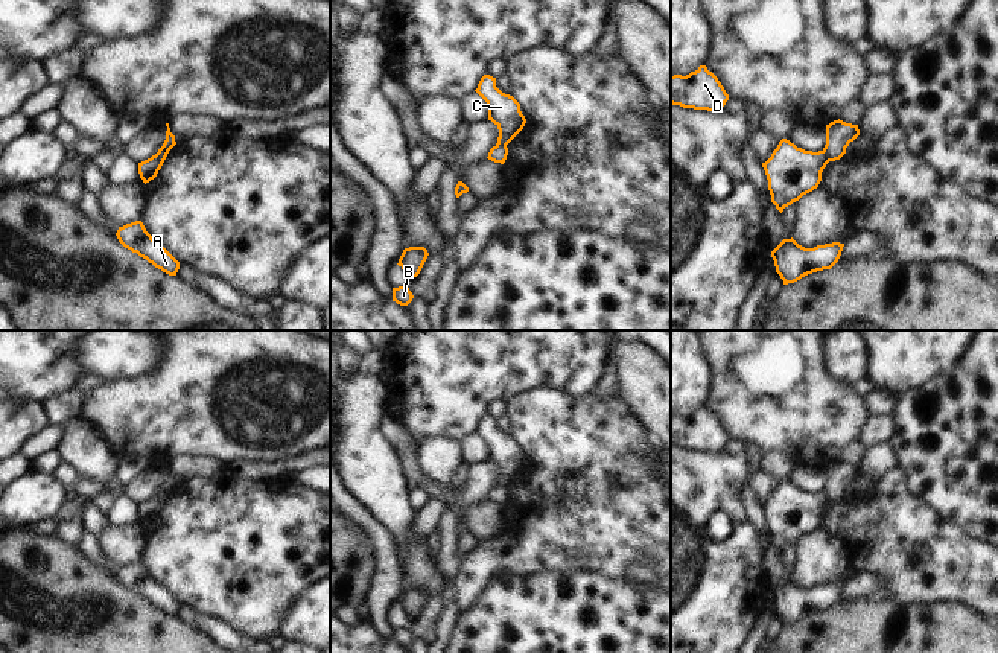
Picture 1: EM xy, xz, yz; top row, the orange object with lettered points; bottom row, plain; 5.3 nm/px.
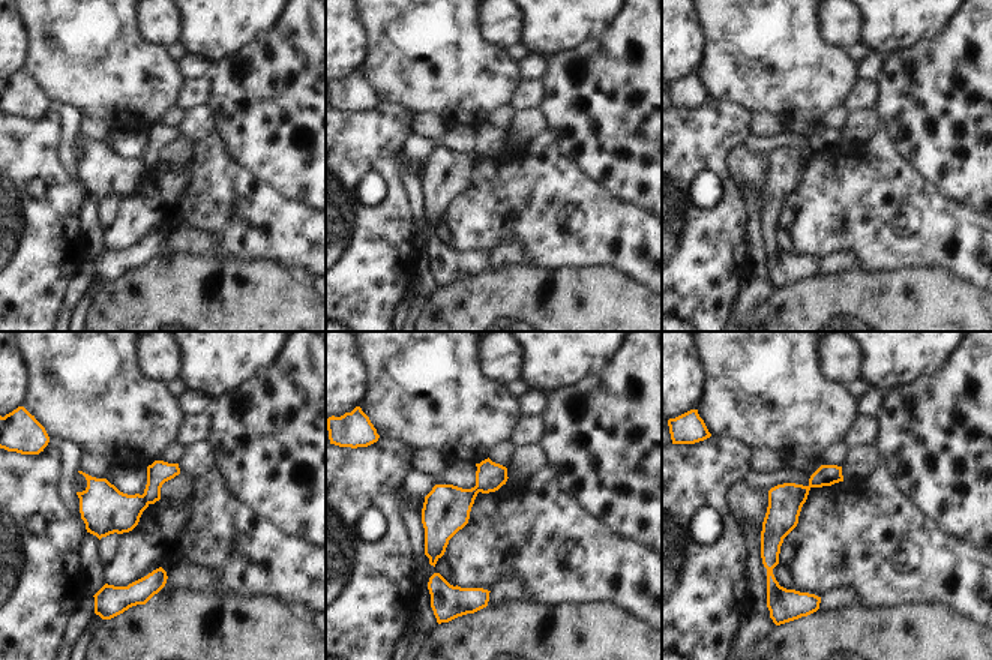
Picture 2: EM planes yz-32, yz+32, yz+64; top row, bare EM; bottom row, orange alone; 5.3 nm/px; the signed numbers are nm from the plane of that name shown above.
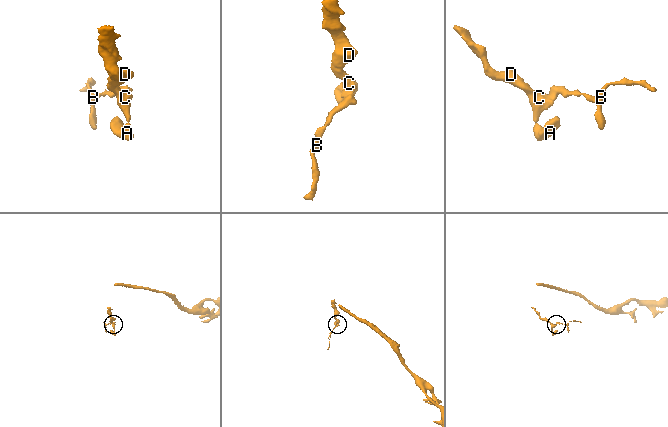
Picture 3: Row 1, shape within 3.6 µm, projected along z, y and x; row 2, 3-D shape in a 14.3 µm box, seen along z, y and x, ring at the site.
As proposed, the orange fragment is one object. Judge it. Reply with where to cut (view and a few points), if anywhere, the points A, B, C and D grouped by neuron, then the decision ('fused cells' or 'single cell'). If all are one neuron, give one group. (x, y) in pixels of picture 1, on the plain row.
cut in xy along (168, 490), (158, 493); A C D / B; fused cells

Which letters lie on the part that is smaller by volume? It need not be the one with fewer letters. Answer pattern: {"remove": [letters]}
{"remove": ["B"]}

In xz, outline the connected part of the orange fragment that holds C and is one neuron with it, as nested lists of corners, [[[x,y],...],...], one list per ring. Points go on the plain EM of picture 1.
[[[484,416],[475,431],[488,448],[488,461],[497,470],[497,484],[510,484],[525,467],[526,460],[520,452],[520,444],[510,435],[496,428],[496,419]]]

